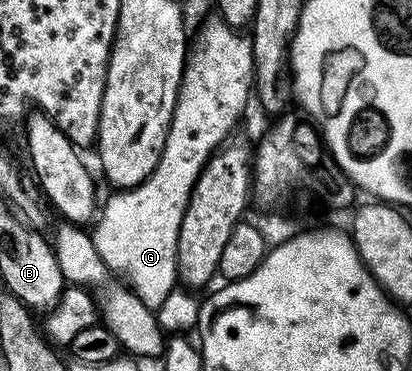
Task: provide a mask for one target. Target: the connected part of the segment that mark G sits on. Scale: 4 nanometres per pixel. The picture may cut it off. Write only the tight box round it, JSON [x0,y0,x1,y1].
[90,17,254,310]

